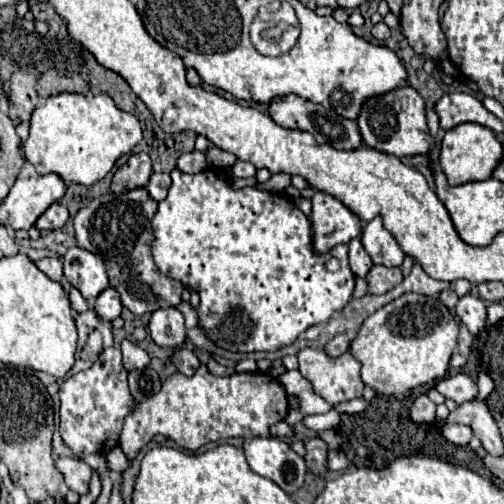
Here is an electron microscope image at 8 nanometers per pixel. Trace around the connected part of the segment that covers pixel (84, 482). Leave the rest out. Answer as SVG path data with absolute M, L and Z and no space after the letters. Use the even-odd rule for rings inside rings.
M58 458L56 460L58 472L64 476L64 482L78 492L80 496L88 492L88 482L92 476L92 468L80 458Z

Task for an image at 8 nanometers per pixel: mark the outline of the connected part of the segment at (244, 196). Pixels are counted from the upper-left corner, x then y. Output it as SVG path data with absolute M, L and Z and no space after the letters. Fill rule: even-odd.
M214 168L198 174L174 170L170 176L170 192L158 202L158 212L152 220L156 236L152 244L154 262L166 276L198 290L198 316L202 328L218 346L234 352L278 350L290 346L308 326L326 322L334 312L348 304L354 290L354 274L348 266L348 246L340 244L328 256L316 256L312 252L308 218L288 196L260 192L256 188L232 190L228 182L220 180L218 170ZM332 256L342 264L338 272L328 272L324 268L326 258Z

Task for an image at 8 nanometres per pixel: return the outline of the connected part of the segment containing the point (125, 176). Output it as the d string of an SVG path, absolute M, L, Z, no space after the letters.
M144 152L132 154L128 158L128 162L124 166L120 166L118 172L114 174L110 190L120 194L120 192L126 192L126 190L144 188L150 180L150 174L152 174L150 156Z

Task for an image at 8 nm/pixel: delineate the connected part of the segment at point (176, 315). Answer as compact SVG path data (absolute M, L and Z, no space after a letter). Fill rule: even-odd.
M176 308L152 312L148 328L150 328L152 340L162 348L176 350L176 348L182 348L186 342L184 316Z

